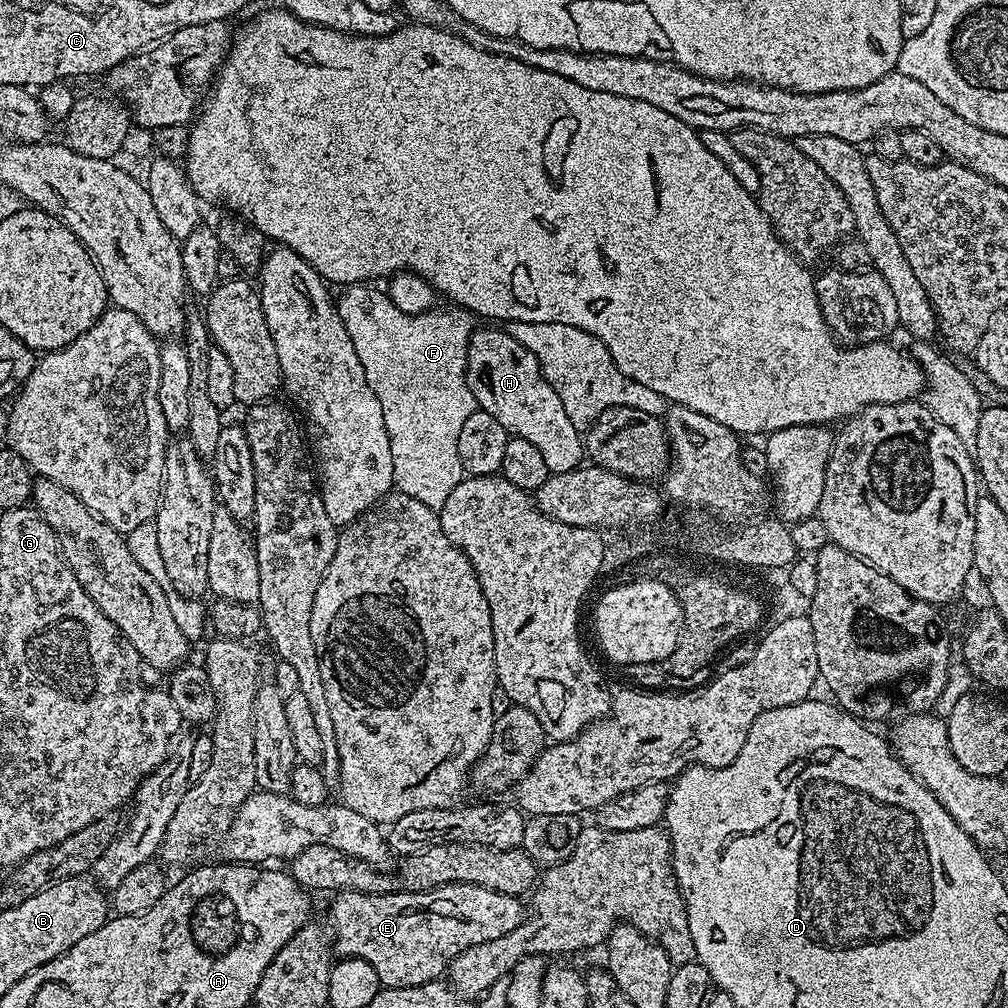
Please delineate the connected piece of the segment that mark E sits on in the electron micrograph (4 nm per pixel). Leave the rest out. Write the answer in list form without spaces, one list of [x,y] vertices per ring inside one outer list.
[[[444,884],[441,888],[429,888],[427,892],[406,892],[403,890],[393,890],[390,892],[350,892],[341,891],[340,896],[332,904],[332,924],[330,923],[330,932],[334,937],[334,952],[337,957],[343,958],[353,956],[362,958],[374,966],[378,974],[381,985],[385,988],[409,988],[410,986],[422,986],[428,984],[431,980],[440,980],[447,973],[452,960],[462,954],[462,950],[470,950],[470,946],[478,946],[482,942],[494,942],[494,938],[502,938],[510,934],[519,924],[523,924],[526,919],[526,908],[522,903],[521,897],[502,894],[498,890],[490,890],[486,886],[474,886],[473,884]]]

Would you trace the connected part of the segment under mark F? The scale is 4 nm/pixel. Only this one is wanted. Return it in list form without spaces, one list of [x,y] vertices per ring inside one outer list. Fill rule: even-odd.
[[[367,283],[349,284],[341,292],[344,293],[336,300],[338,318],[342,318],[342,326],[346,326],[350,342],[354,342],[354,354],[358,354],[362,370],[366,370],[366,382],[370,382],[378,402],[382,402],[393,459],[395,491],[410,494],[410,498],[418,498],[418,502],[439,510],[446,498],[450,498],[454,486],[458,486],[458,482],[466,475],[458,458],[458,434],[466,418],[477,411],[476,399],[466,375],[468,339],[474,331],[473,317],[460,310],[429,310],[411,316],[398,310],[398,306],[394,306],[391,298],[381,289],[379,292],[376,286]]]

